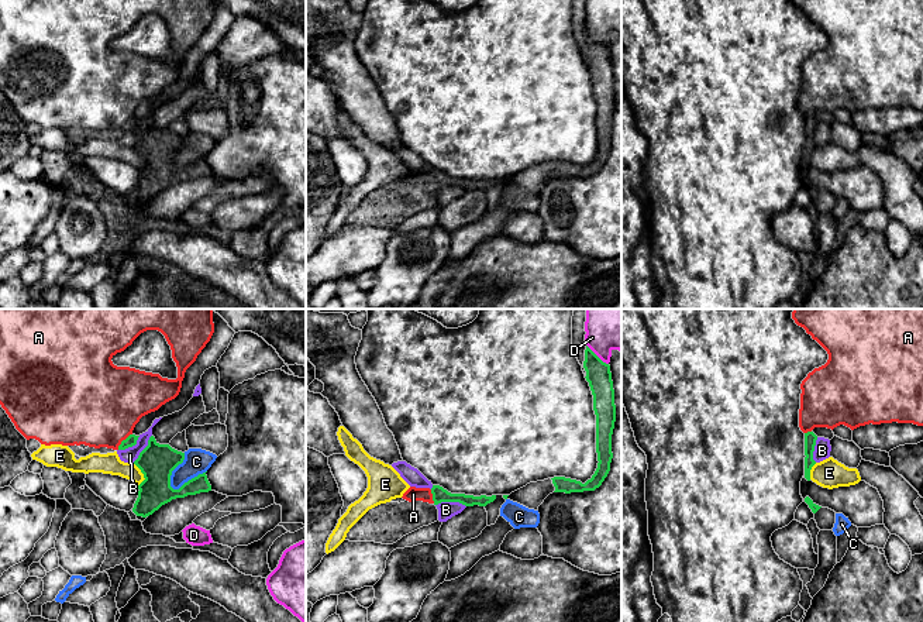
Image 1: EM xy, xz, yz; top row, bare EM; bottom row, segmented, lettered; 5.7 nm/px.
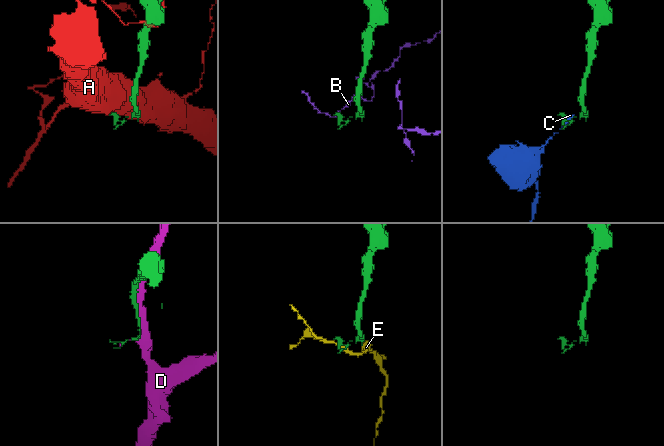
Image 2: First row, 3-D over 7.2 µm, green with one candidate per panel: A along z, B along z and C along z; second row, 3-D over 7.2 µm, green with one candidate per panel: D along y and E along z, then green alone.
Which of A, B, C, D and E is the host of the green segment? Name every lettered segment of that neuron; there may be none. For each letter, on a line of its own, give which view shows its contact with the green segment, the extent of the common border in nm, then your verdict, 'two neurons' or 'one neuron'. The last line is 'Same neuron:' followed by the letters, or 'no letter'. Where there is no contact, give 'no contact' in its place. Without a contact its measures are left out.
A: meets green in xy; contact 130 nm long; two neurons
B: meets green in xz; contact 180 nm long; two neurons
C: meets green in xy; contact 240 nm long; two neurons
D: meets green in xz; contact 170 nm long; two neurons
E: meets green in xy; contact 140 nm long; two neurons
Same neuron: no letter

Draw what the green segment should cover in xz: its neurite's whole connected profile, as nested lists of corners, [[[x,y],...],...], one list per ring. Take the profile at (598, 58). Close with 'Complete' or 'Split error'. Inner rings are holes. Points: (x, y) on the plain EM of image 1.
[[[588,30],[585,34],[583,52],[586,65],[593,79],[593,94],[596,99],[596,137],[597,152],[585,168],[565,161],[554,161],[544,165],[530,166],[526,171],[503,179],[504,183],[517,186],[528,193],[538,195],[538,190],[552,176],[583,176],[595,175],[602,169],[610,155],[612,118],[616,106],[614,73],[610,49],[603,47]]]. Split error

